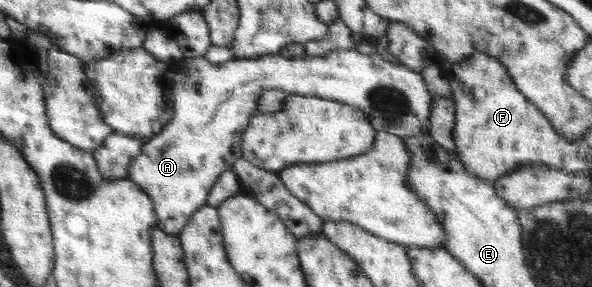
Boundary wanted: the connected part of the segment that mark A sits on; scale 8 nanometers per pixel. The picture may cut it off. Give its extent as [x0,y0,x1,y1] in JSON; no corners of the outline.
[127,49,434,235]

